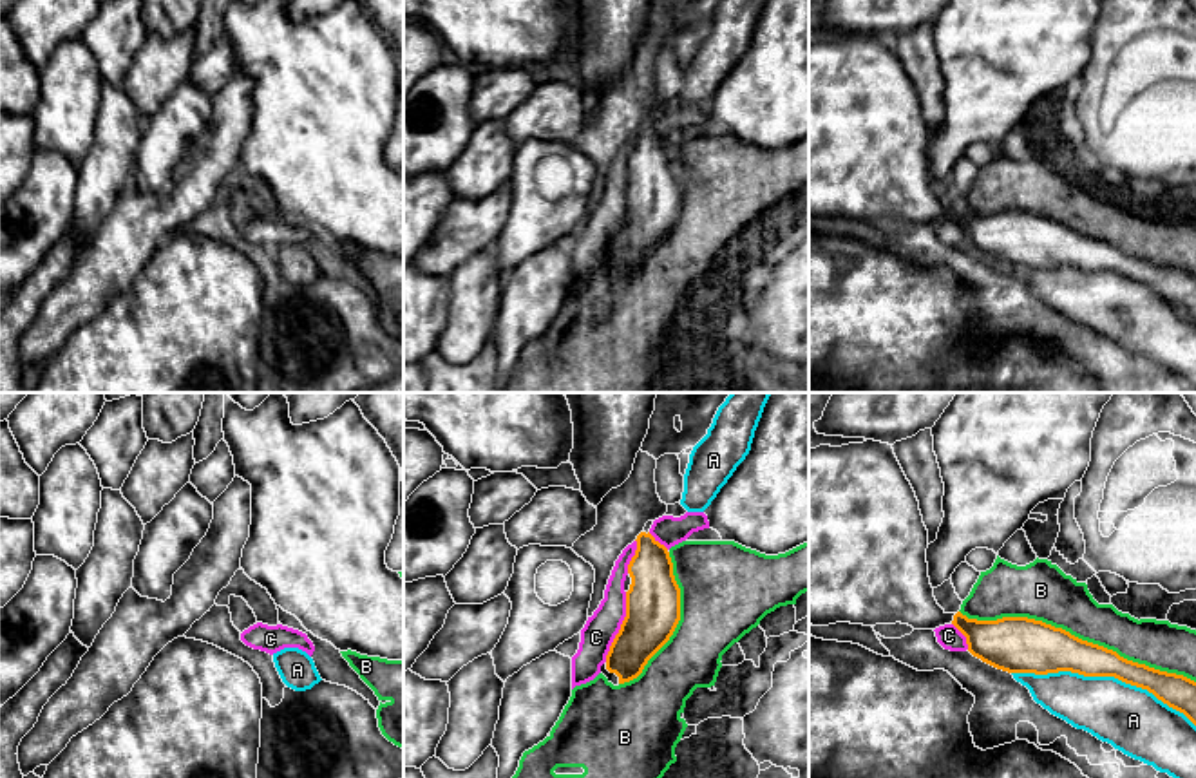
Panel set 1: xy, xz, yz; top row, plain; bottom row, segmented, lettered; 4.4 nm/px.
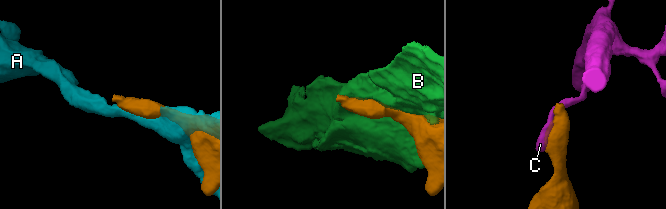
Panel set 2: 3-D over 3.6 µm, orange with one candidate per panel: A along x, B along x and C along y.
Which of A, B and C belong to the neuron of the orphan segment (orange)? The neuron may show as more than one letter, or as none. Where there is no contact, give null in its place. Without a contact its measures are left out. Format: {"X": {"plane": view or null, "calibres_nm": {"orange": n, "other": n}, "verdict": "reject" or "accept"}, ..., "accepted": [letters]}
{"A": {"plane": "yz", "calibres_nm": {"orange": 190, "other": 300}, "verdict": "reject"}, "B": {"plane": "yz", "calibres_nm": {"orange": 240, "other": 240}, "verdict": "reject"}, "C": {"plane": "xz", "calibres_nm": {"orange": 240, "other": 140}, "verdict": "reject"}, "accepted": []}

